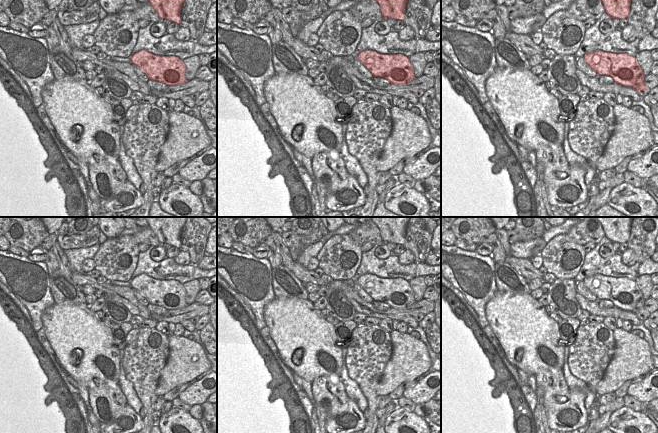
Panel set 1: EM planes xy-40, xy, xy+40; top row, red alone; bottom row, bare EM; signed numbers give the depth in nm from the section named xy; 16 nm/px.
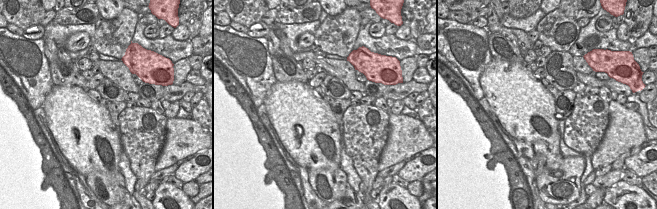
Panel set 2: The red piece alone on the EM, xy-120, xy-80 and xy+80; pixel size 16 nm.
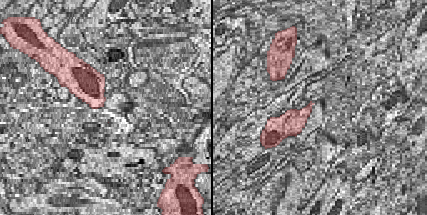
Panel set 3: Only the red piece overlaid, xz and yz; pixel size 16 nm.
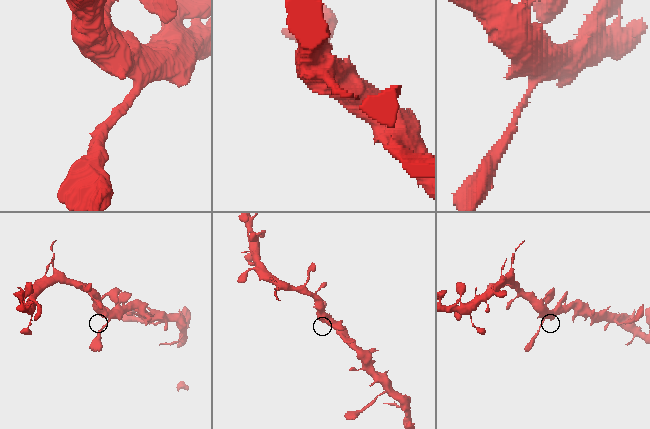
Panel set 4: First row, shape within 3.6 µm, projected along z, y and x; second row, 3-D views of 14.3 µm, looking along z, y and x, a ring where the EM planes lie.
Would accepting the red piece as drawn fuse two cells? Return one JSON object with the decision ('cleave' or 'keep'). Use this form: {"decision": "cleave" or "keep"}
{"decision": "keep"}

